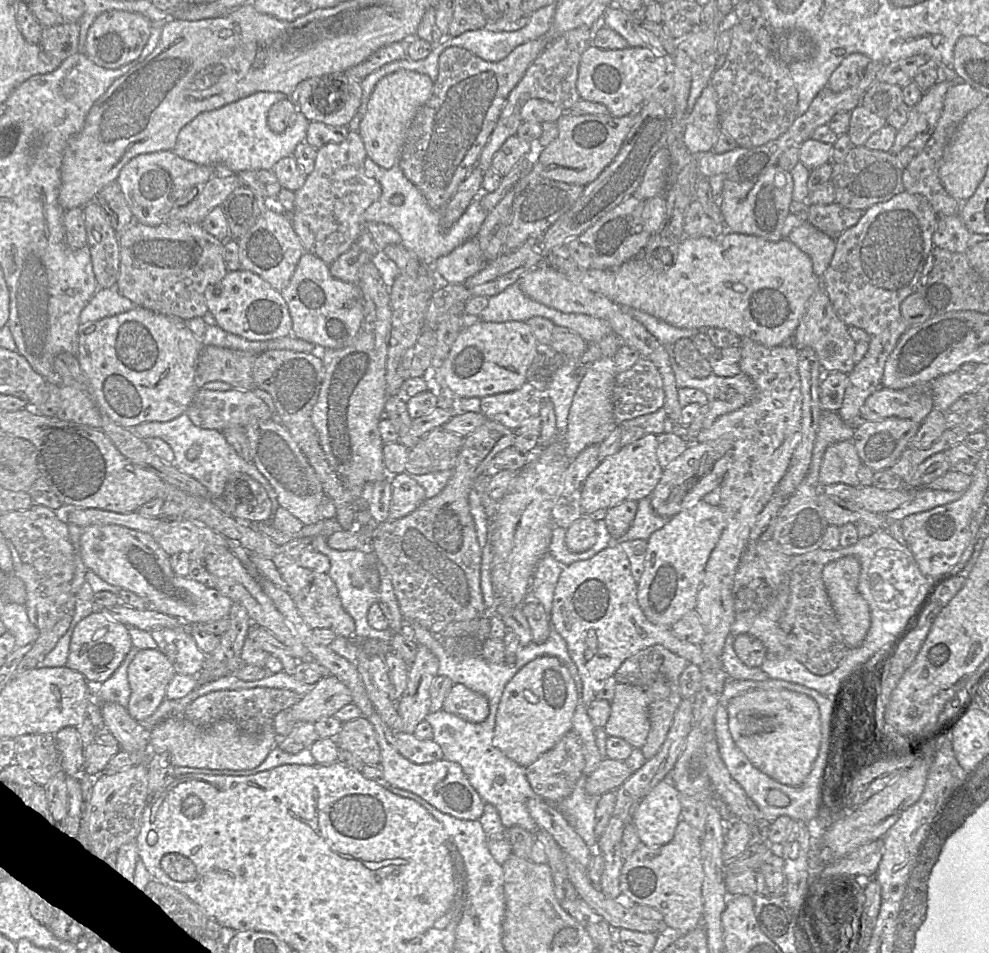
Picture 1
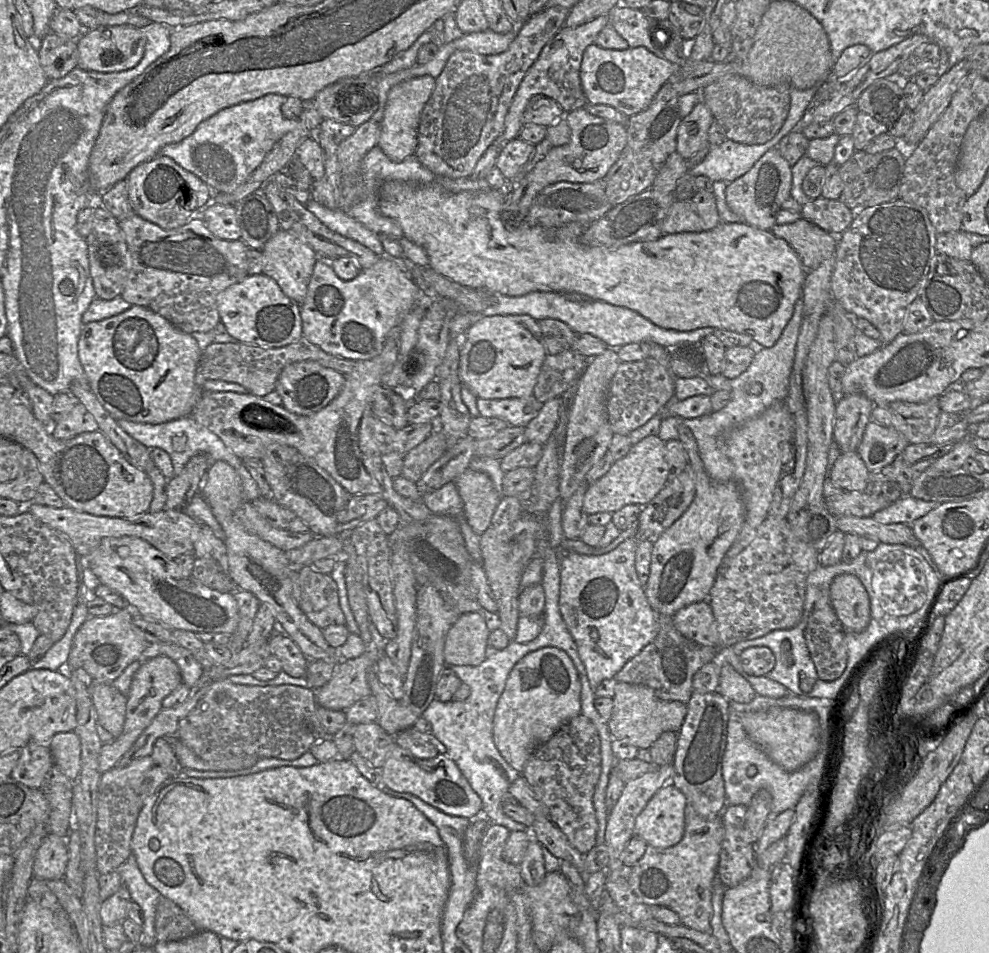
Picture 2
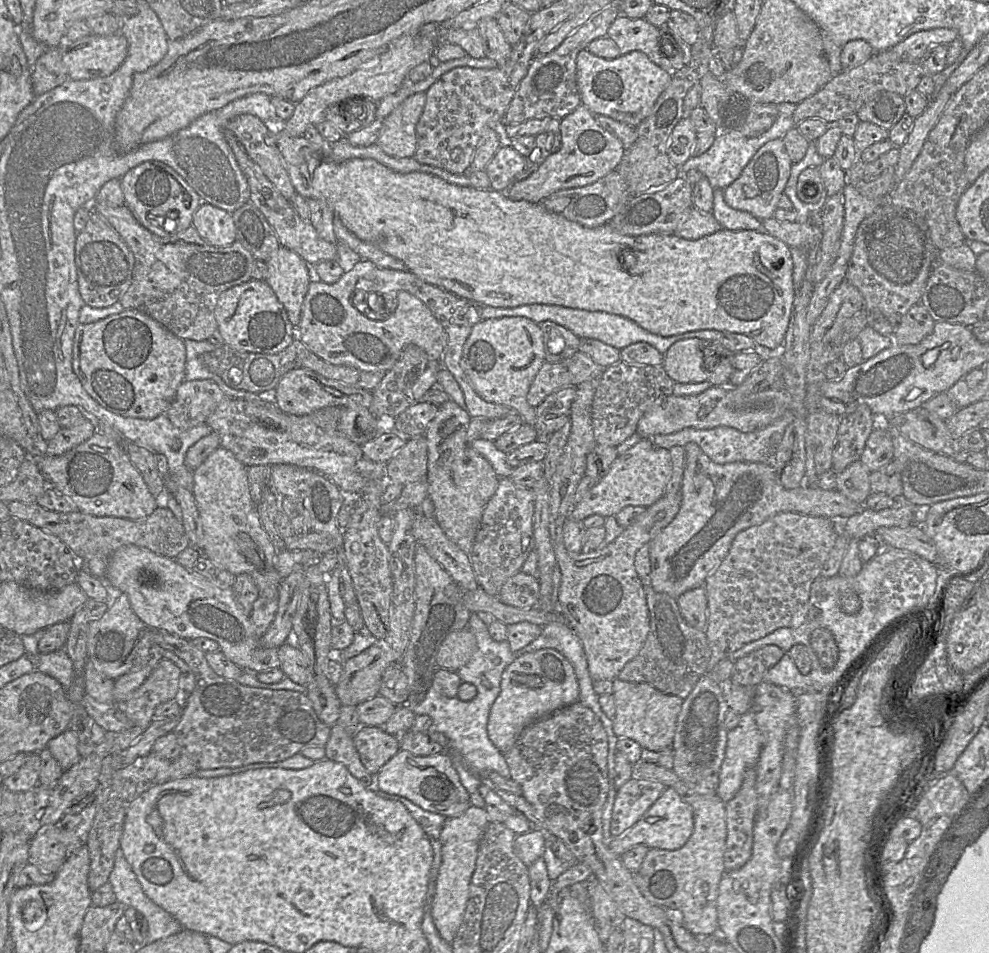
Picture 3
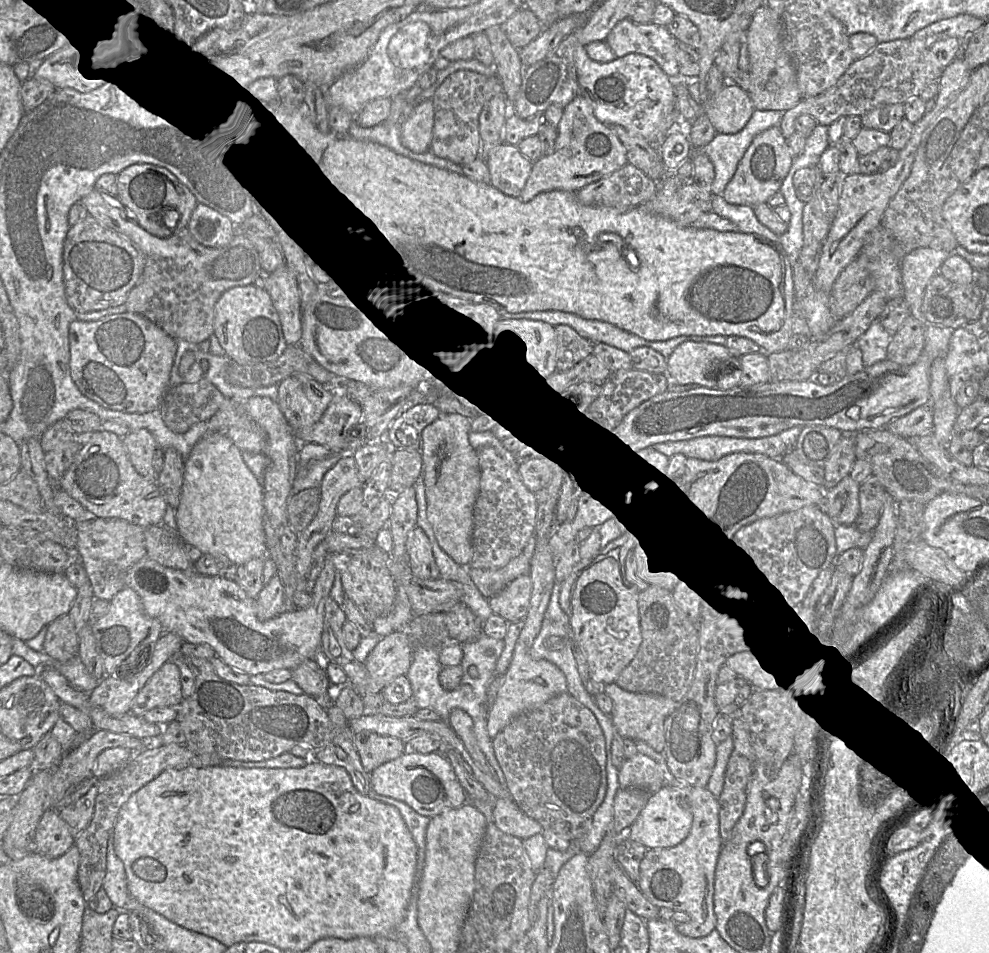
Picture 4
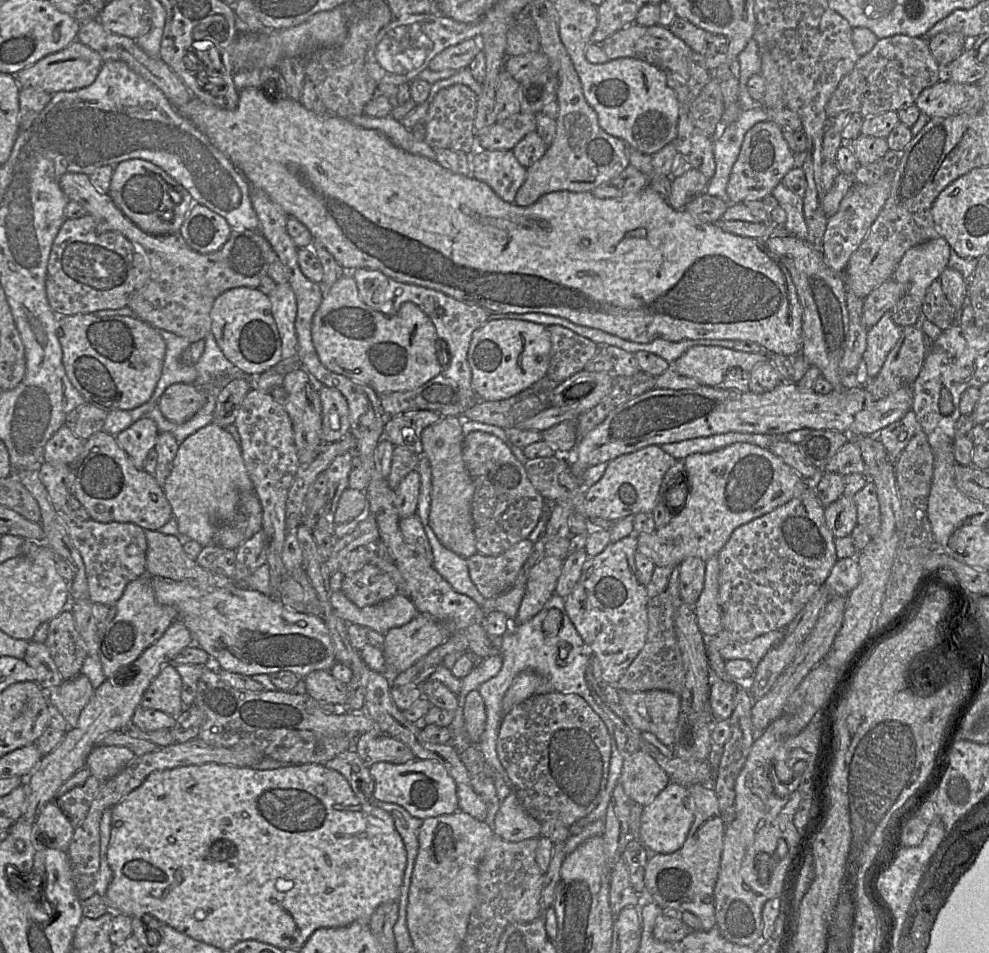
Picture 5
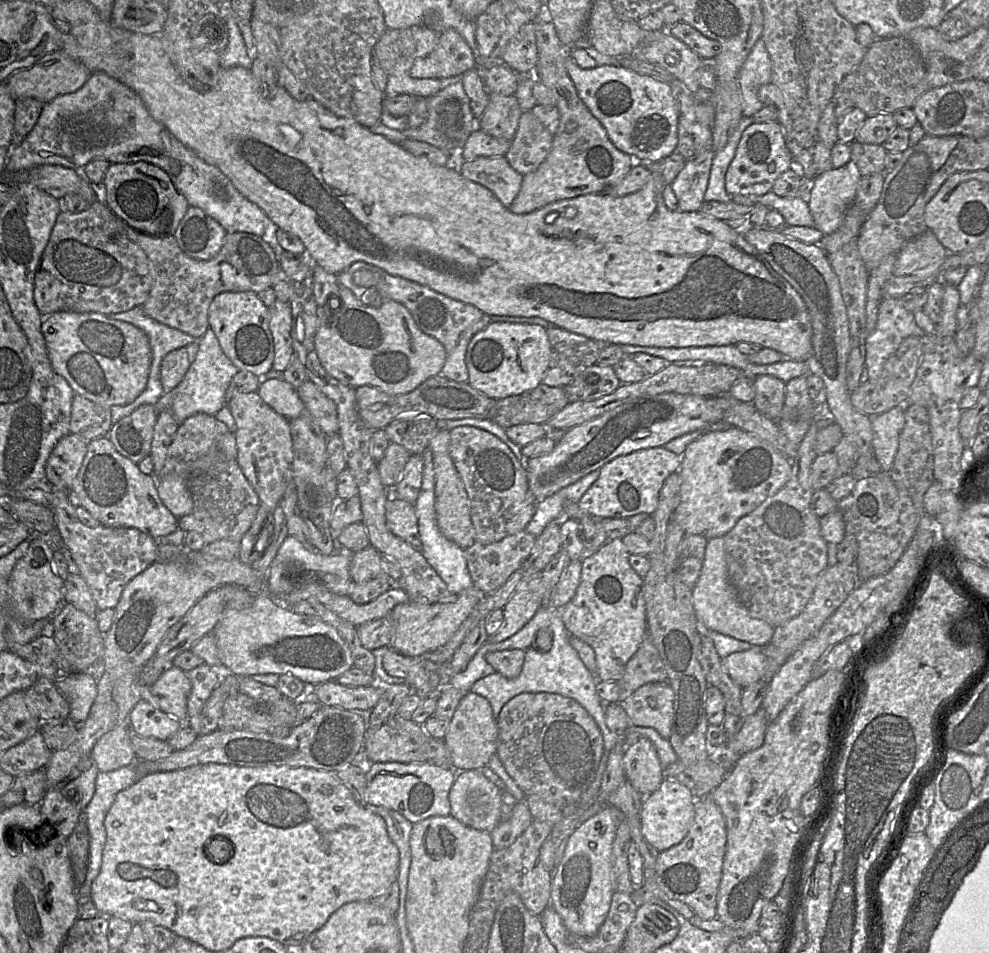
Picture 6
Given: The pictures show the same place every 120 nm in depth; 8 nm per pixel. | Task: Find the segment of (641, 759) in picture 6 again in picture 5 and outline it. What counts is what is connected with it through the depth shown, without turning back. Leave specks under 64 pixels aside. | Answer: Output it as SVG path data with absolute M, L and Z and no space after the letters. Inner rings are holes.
M640 748L624 753L620 784L632 802L651 803L669 783L667 773L649 753Z

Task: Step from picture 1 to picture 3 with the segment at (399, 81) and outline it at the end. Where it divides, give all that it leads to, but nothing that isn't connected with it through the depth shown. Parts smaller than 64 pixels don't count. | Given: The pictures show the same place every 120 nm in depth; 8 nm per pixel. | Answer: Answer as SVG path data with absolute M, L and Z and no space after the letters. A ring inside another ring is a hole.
M426 92L406 98L383 120L377 141L380 148L395 158L412 158L417 150L417 124L426 105Z

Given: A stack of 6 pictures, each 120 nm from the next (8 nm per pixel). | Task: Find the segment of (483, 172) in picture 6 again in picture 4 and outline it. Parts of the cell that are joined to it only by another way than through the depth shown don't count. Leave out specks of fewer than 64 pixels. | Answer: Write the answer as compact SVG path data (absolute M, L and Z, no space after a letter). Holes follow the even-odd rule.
M501 143L485 160L489 171L489 184L505 195L518 197L532 168L515 145Z

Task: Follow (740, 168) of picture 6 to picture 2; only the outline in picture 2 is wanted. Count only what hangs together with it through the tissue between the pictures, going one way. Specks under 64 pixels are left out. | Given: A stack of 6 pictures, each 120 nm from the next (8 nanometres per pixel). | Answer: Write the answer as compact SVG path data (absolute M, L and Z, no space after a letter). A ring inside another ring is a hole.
M776 147L765 152L742 176L727 183L726 203L743 223L761 230L770 230L776 224L776 217L782 203L790 196L792 182L791 166Z

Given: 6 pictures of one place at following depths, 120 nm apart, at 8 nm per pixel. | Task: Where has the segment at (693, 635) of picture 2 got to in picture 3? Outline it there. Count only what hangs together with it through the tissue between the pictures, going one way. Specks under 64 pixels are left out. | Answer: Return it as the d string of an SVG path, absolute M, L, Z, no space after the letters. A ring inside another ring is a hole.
M705 586L688 590L677 599L681 615L692 627L705 631L708 622L708 598Z

